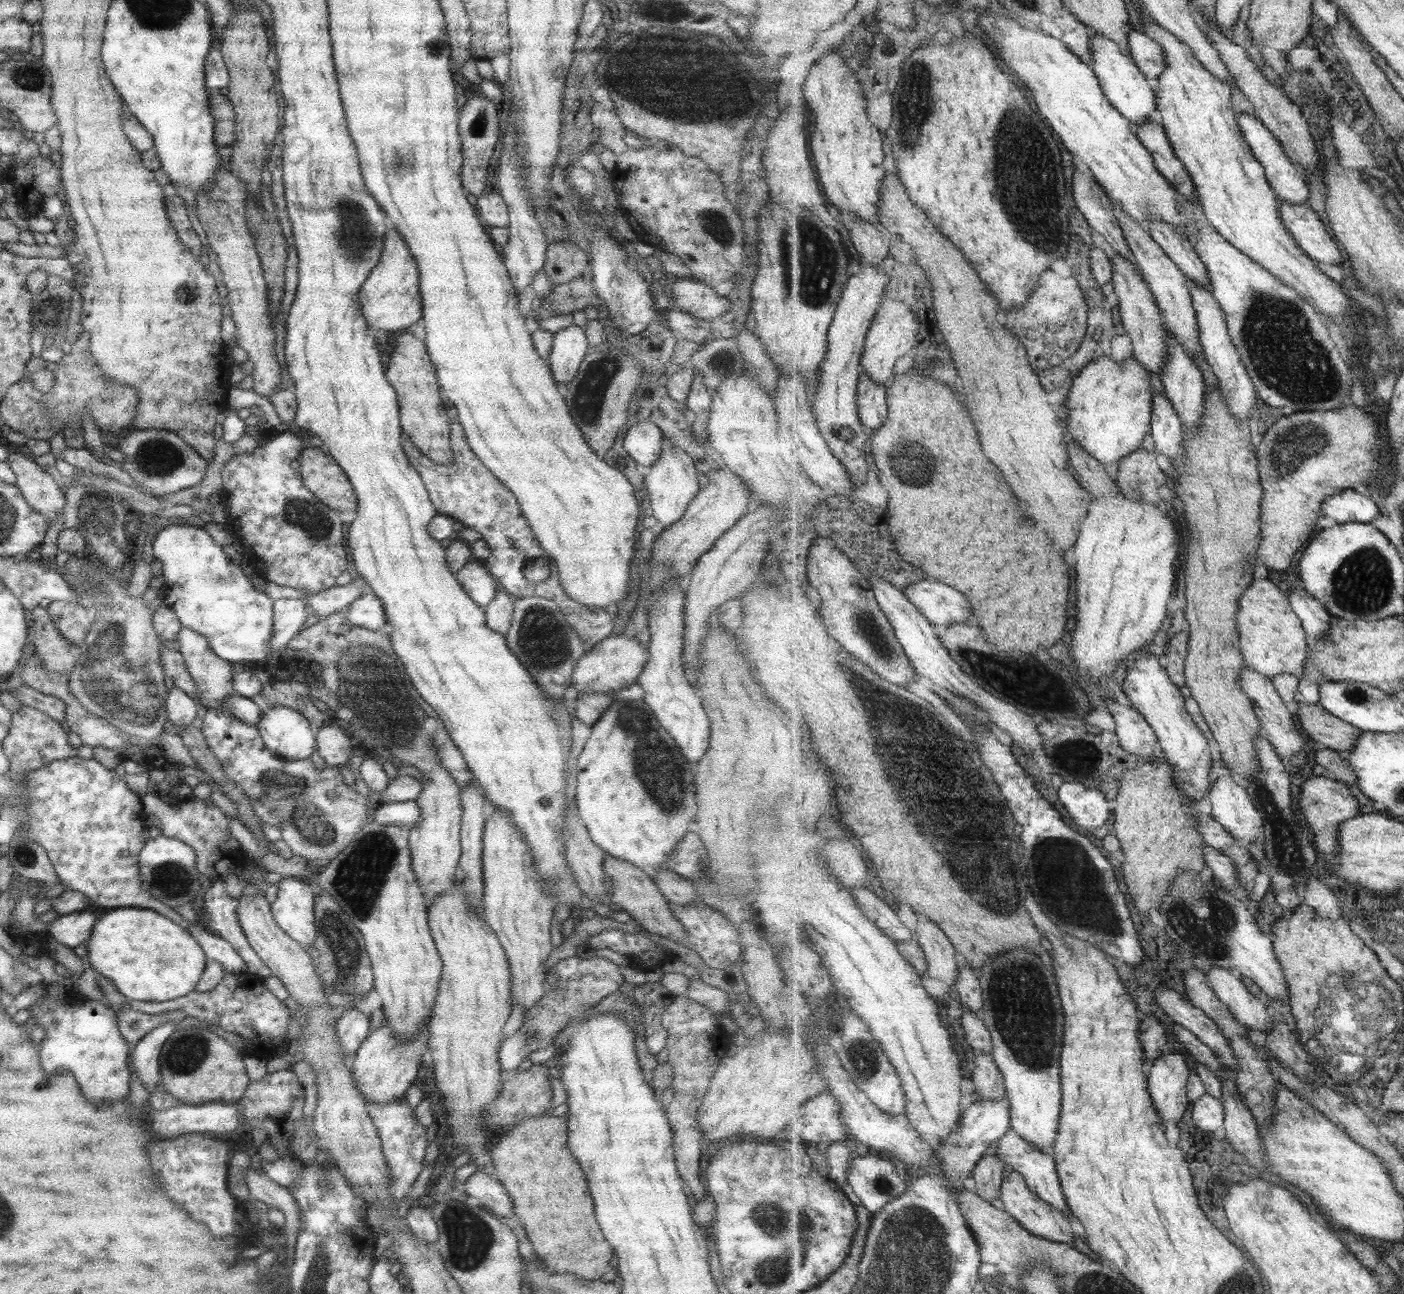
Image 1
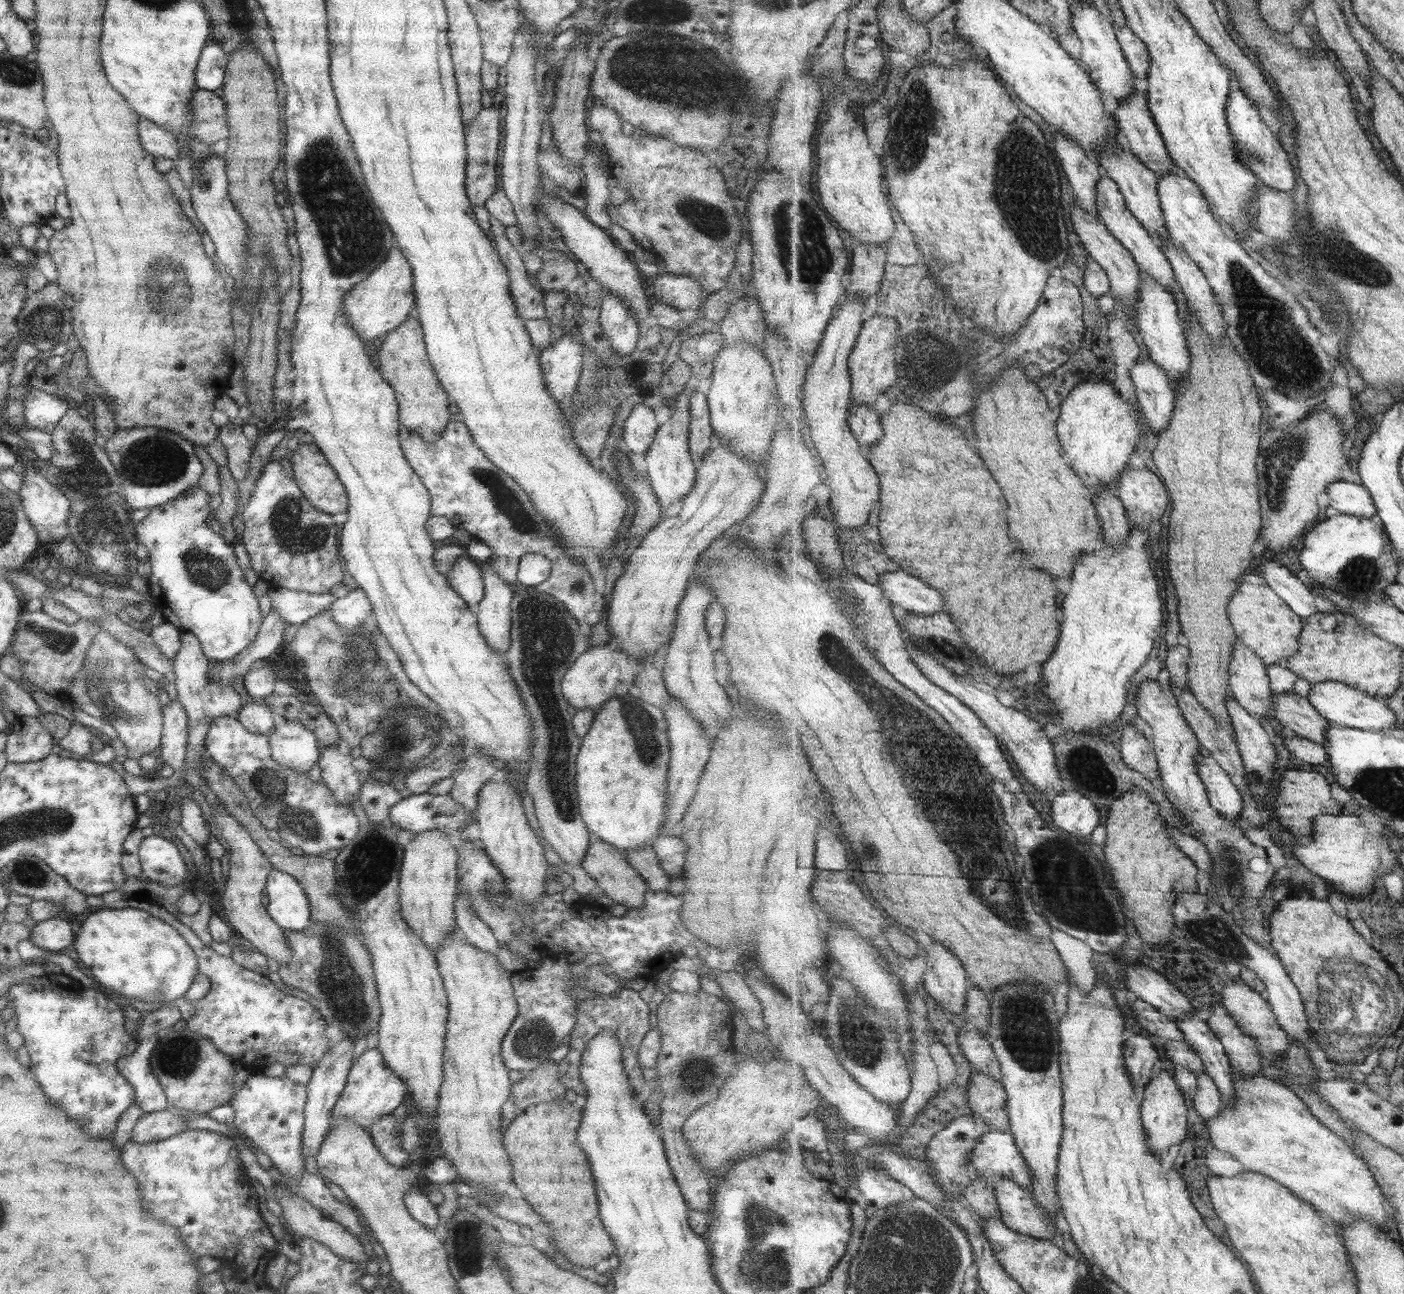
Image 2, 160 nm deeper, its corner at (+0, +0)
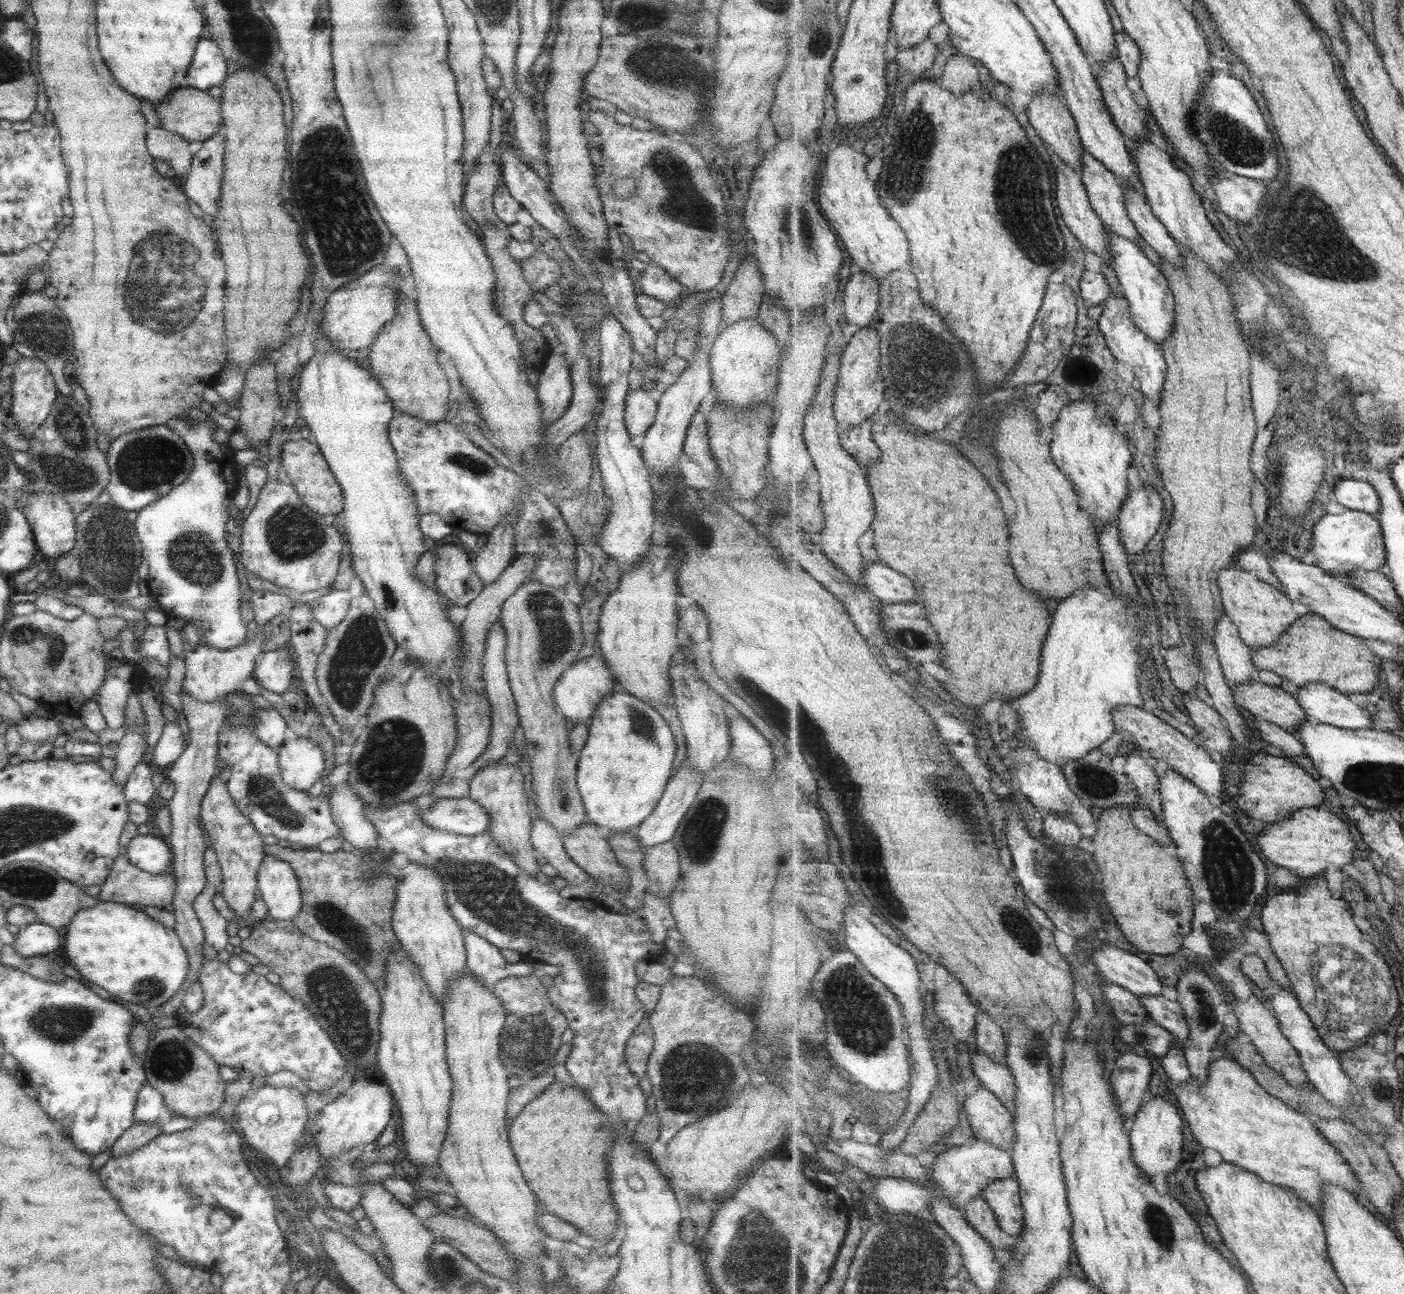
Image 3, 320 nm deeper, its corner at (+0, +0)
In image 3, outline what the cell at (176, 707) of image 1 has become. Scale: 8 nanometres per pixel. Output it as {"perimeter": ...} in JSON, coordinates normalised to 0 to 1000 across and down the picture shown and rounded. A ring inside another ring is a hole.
{"perimeter":[[[117,559],[113,570],[107,580],[105,588],[108,594],[121,592],[130,580],[130,567],[126,559]]]}

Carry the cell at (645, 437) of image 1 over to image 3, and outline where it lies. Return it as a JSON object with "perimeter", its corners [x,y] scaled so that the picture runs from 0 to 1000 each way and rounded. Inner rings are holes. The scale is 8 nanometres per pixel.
{"perimeter":[[[454,297],[449,300],[444,308],[444,328],[448,340],[461,334],[467,318],[467,311],[462,307],[462,302],[457,301]]]}

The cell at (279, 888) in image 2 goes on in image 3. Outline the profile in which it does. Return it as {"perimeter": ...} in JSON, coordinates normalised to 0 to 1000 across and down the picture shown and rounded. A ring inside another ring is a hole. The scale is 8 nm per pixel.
{"perimeter":[[[187,661],[182,674],[183,693],[190,701],[189,711],[208,712],[214,702],[214,686],[209,672],[202,664]]]}

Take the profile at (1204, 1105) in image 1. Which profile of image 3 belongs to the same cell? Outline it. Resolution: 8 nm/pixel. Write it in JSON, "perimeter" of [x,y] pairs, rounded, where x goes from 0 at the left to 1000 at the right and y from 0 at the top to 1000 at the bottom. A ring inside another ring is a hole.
{"perimeter":[[[845,748],[839,756],[837,761],[838,774],[843,777],[844,788],[848,794],[848,801],[843,804],[843,815],[846,819],[846,825],[856,838],[860,834],[860,827],[865,820],[867,811],[867,802],[870,801],[873,791],[873,785],[877,780],[877,775],[873,773],[873,769],[868,761],[857,751],[853,751],[851,748]]]}

